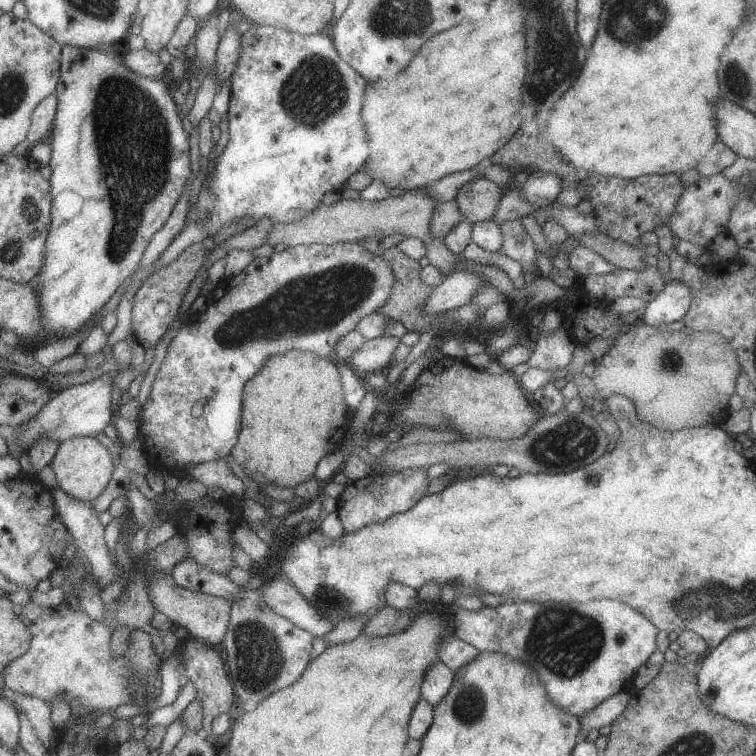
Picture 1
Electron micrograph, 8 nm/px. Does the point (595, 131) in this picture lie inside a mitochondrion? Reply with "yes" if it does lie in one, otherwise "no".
no

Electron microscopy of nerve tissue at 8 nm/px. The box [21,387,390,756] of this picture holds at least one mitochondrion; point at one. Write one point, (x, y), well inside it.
(256, 654)

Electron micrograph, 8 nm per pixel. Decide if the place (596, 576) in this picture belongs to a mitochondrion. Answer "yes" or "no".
no

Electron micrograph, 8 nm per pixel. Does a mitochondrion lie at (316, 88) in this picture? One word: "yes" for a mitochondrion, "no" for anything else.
yes

